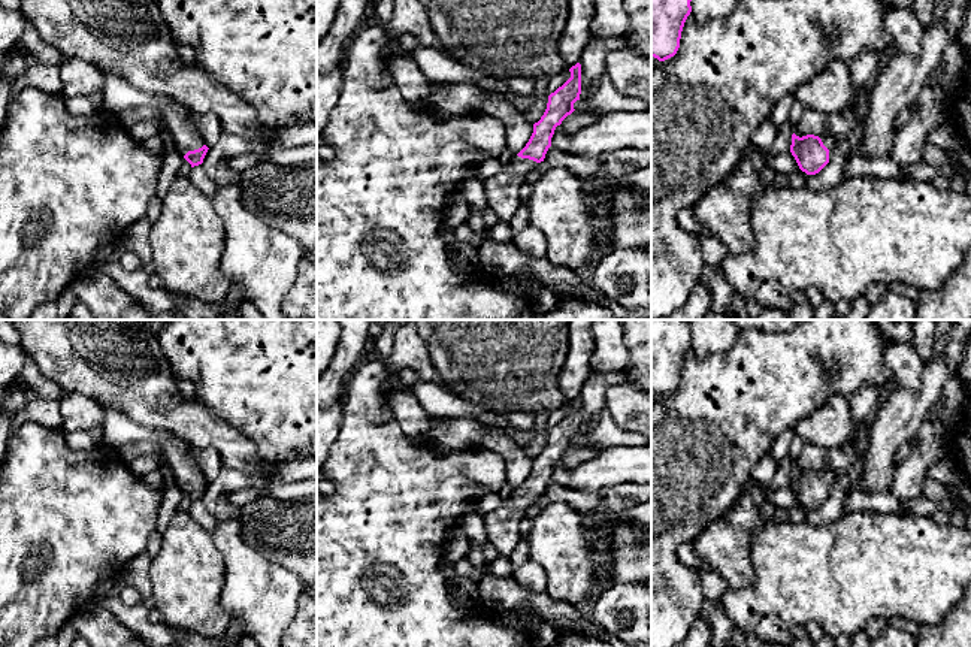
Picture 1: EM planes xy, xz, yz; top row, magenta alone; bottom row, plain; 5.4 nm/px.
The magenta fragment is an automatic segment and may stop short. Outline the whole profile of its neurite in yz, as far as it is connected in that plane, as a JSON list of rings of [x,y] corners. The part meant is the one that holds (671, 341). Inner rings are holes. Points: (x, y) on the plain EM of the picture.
[[[651,320],[651,391],[665,396],[677,388],[690,336],[686,320]]]

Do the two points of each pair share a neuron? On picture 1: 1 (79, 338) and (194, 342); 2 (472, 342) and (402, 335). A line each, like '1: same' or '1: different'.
1: different
2: different

